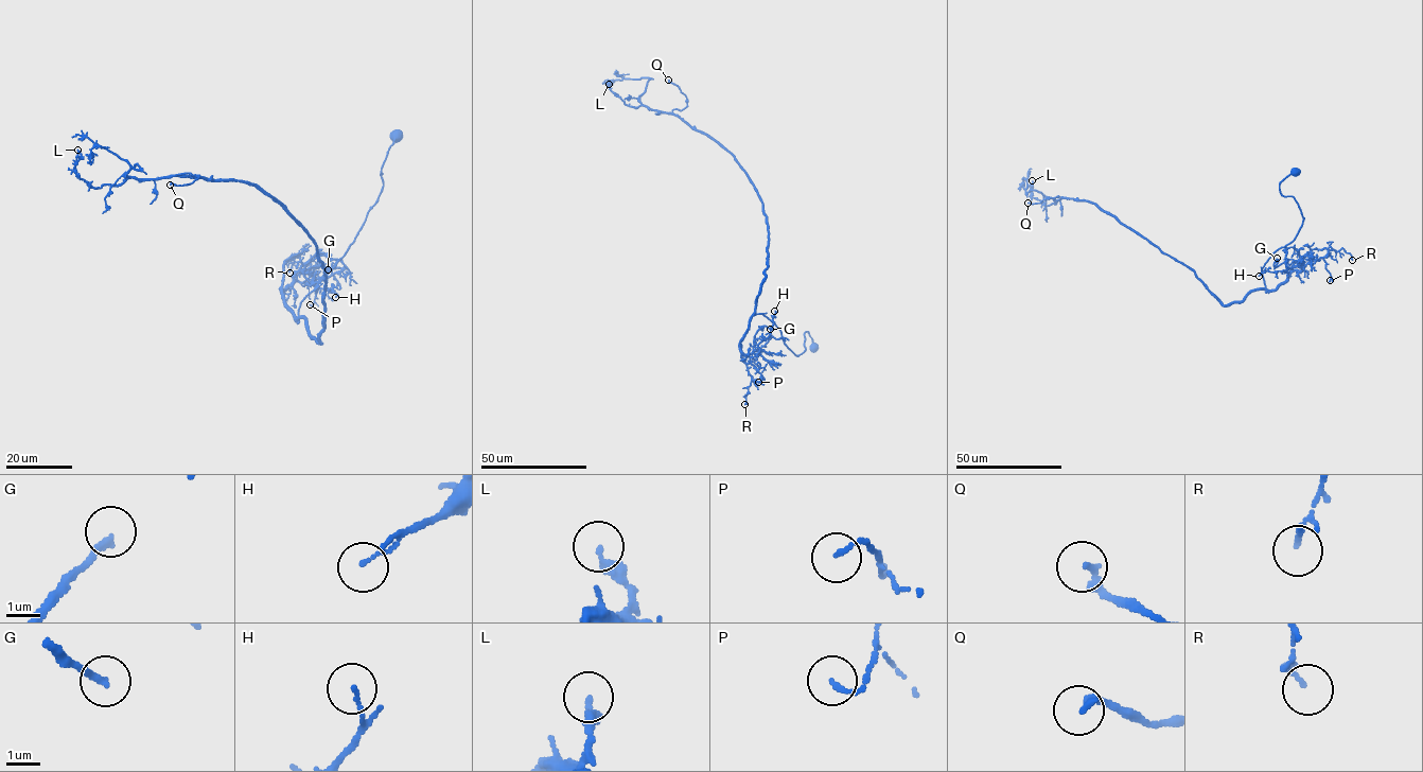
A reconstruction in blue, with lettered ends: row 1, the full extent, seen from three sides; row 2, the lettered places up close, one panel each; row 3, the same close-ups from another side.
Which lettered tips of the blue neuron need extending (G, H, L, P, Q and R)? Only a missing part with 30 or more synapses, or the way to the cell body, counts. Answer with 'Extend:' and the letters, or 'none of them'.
Extend: Q

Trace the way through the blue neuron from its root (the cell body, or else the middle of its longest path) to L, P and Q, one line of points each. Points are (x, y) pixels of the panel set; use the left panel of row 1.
L: (396, 137), (378, 202), (298, 310), (319, 343), (326, 272), (276, 200), (180, 176), (90, 188), (77, 150)
P: (396, 137), (378, 202), (296, 319), (282, 287), (313, 268), (310, 304)
Q: (396, 137), (378, 202), (298, 310), (319, 343), (326, 272), (292, 216), (241, 180), (170, 185)

